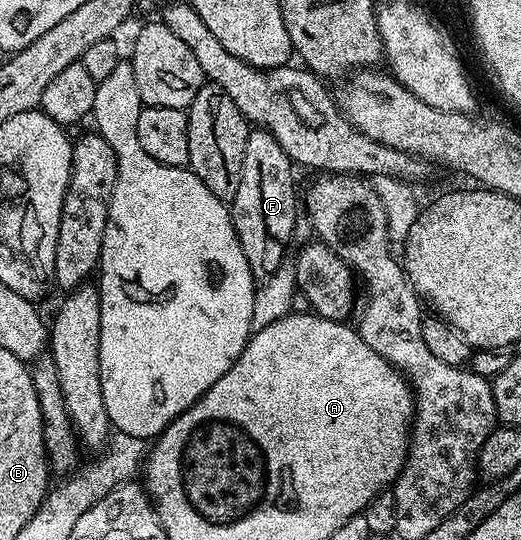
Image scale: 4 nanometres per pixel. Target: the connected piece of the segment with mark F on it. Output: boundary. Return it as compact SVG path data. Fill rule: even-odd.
M260 128L250 129L247 148L243 148L243 172L231 203L231 213L237 239L254 279L268 278L286 261L285 249L297 226L297 210L299 214L299 190L297 194L293 170L294 162L283 148L279 148L275 136Z

